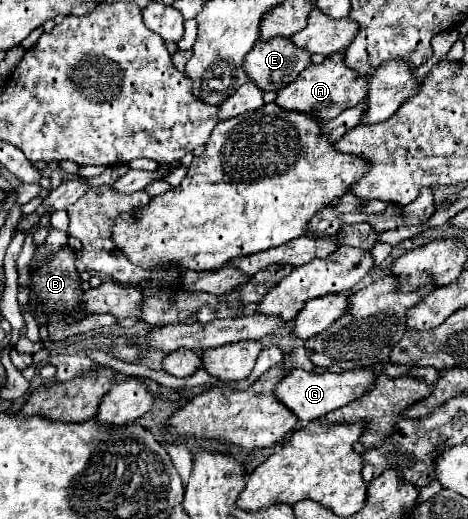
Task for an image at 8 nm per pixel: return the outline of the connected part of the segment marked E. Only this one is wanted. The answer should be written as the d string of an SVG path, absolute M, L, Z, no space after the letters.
M273 36L271 40L257 40L243 64L247 76L265 92L279 92L295 82L299 72L311 64L311 54L295 48L291 38Z

